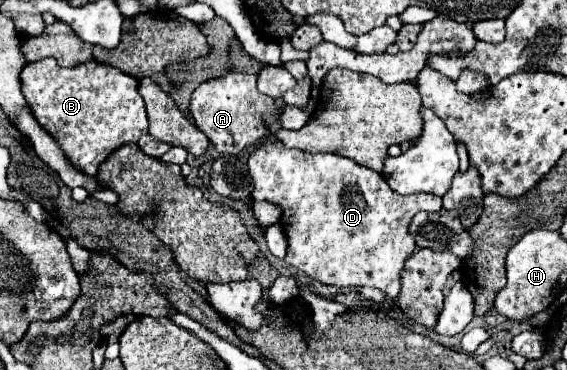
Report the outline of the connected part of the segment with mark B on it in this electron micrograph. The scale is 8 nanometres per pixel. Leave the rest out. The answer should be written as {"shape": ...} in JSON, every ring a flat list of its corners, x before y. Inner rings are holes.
{"shape":[[44,58,32,64,26,64,20,72,22,94,30,104,30,110,38,124,58,142,64,150,66,158,88,176,96,176,98,166,122,144,136,142,142,134,148,132,148,118,144,110,144,100,138,92,138,80,120,72,114,66,90,60,86,64,78,64,74,68,62,68,54,58]]}

